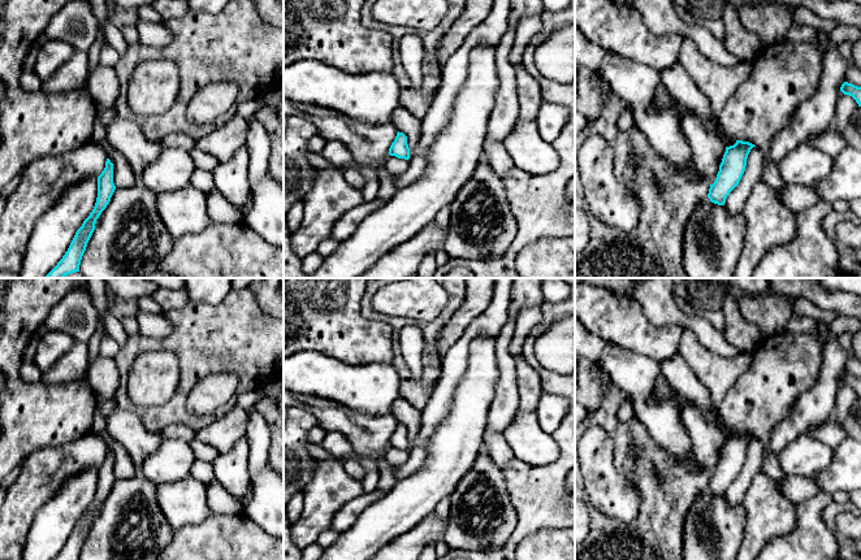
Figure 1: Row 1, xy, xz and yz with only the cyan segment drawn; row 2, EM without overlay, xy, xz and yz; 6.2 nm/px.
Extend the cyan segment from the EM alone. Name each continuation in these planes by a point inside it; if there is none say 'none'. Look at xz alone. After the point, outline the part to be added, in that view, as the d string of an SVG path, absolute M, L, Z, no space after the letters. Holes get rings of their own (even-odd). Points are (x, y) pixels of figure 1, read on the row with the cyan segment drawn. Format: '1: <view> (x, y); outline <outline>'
none

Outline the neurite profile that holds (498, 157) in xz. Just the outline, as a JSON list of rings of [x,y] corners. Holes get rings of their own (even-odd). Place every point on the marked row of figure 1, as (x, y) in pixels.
[[[485,139],[484,152],[488,156],[488,162],[490,164],[493,172],[502,179],[515,170],[514,161],[503,143]]]

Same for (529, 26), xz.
[[[541,14],[523,18],[515,27],[515,40],[509,55],[509,61],[515,68],[524,68],[522,64],[523,53],[532,38],[542,30]]]

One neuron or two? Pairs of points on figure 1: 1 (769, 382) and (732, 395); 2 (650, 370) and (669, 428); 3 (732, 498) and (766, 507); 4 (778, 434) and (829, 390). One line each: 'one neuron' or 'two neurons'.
1: one neuron
2: one neuron
3: two neurons
4: one neuron

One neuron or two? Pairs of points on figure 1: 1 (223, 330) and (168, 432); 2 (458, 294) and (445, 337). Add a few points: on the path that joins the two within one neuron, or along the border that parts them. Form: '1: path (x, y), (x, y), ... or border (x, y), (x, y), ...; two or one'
1: border (195, 430), (184, 424), (168, 424), (158, 432); two
2: border (467, 291), (463, 303), (441, 329), (437, 342); two

